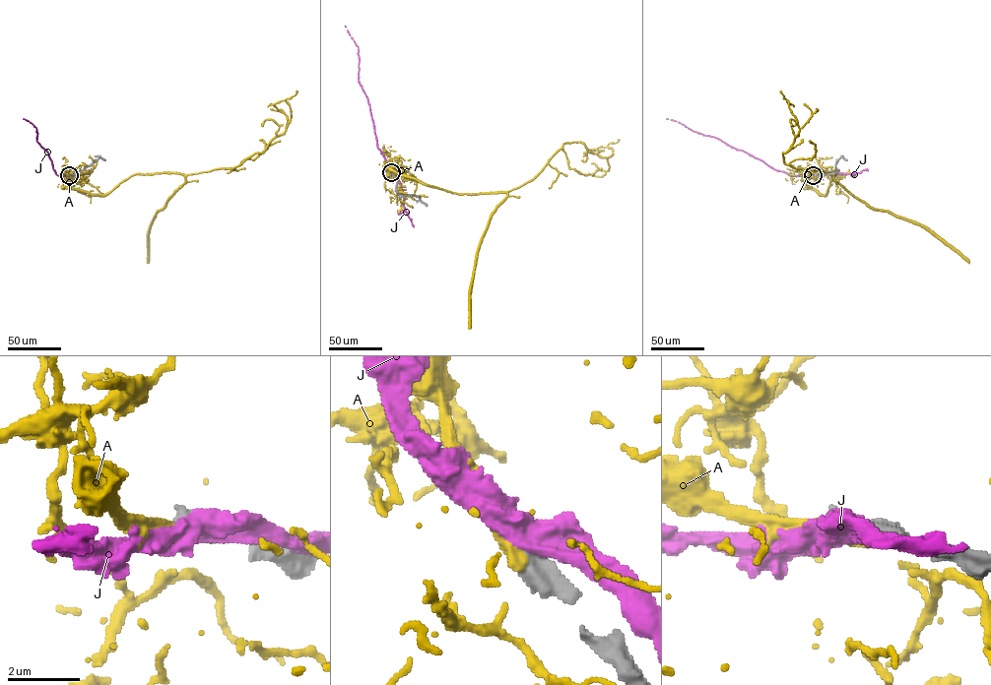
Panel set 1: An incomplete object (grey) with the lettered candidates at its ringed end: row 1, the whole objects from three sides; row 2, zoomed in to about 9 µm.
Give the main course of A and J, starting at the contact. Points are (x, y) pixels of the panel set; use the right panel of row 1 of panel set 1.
A: (814, 175), (810, 187), (825, 195), (833, 172), (784, 162), (799, 130), (788, 100), (794, 106)
J: (814, 175), (791, 175), (776, 170), (715, 137), (666, 118)

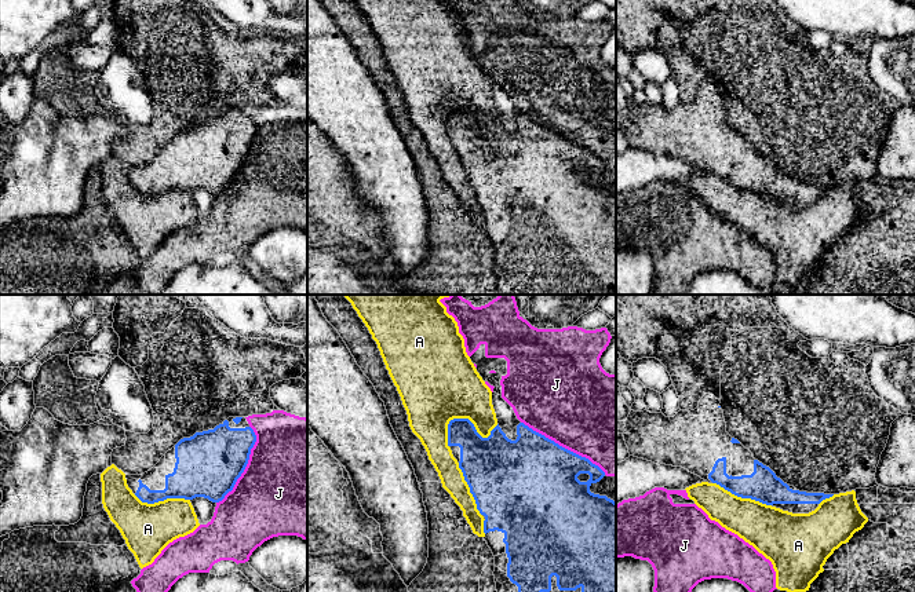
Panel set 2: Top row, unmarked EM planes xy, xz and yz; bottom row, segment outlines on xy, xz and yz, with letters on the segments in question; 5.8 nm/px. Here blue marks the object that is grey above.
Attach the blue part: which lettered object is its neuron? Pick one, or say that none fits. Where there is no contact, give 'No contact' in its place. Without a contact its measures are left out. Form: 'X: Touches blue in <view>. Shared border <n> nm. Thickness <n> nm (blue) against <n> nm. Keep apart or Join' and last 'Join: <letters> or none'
A: Touches blue in xz. Shared border 320 nm. Thickness 240 nm (blue) against 440 nm. Keep apart
J: Touches blue in xz. Shared border 600 nm. Thickness 500 nm (blue) against 500 nm. Keep apart
Join: none

